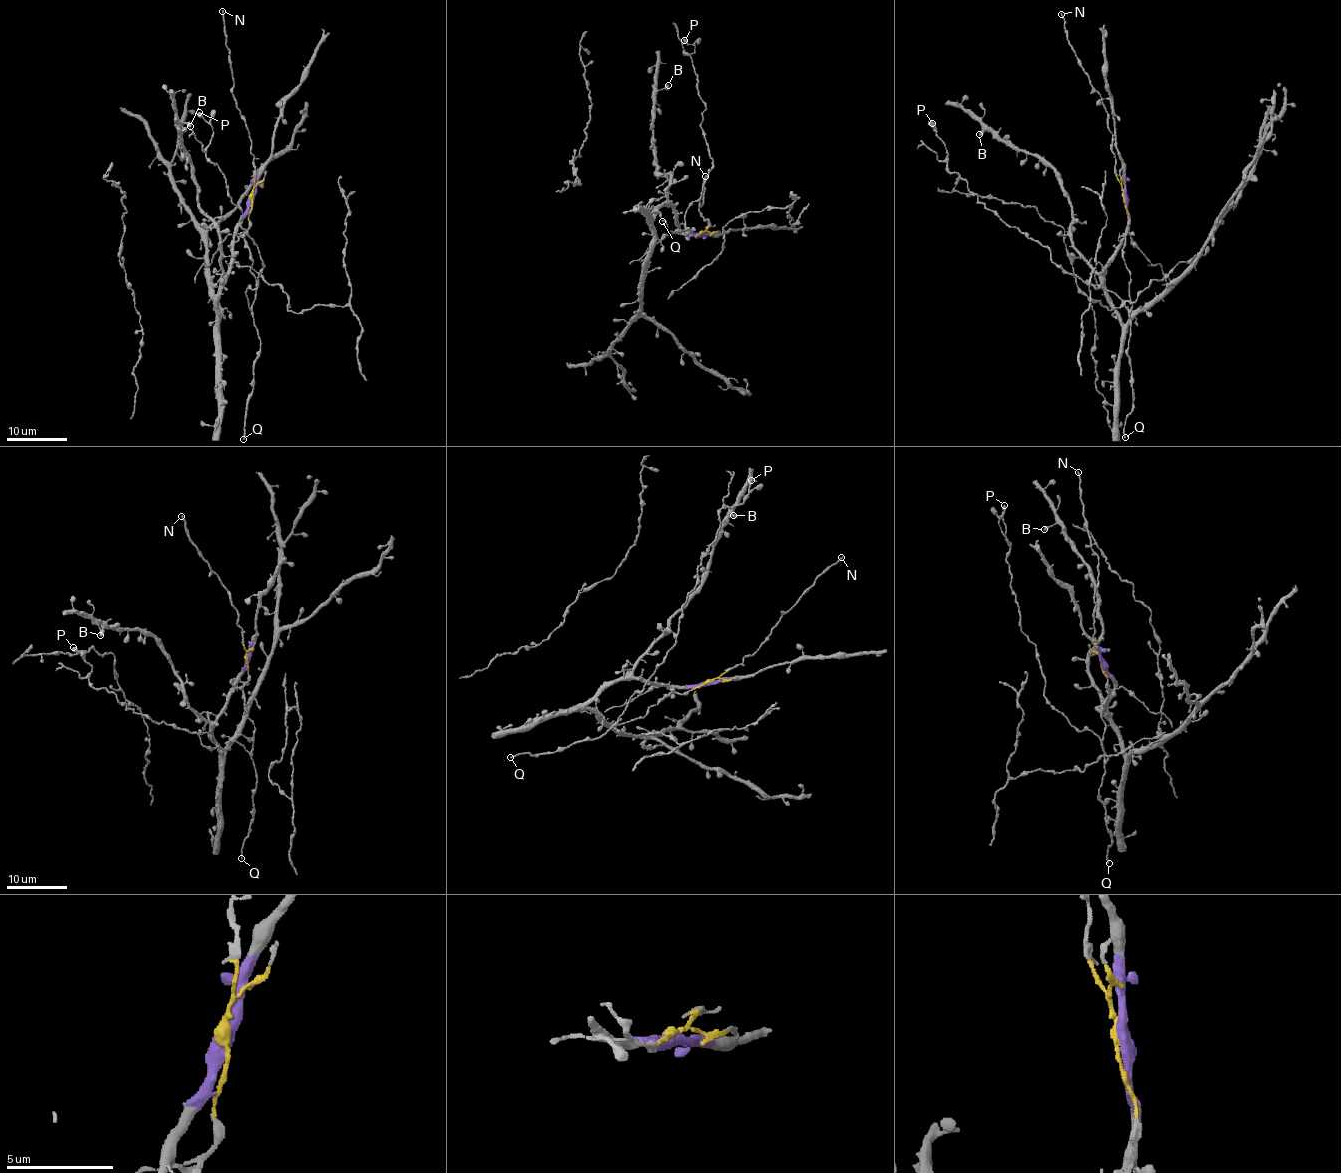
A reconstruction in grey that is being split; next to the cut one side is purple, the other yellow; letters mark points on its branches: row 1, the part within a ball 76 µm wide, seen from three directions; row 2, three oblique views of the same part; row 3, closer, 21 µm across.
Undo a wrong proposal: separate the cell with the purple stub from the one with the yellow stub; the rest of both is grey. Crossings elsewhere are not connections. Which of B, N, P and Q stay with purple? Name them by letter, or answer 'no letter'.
B

